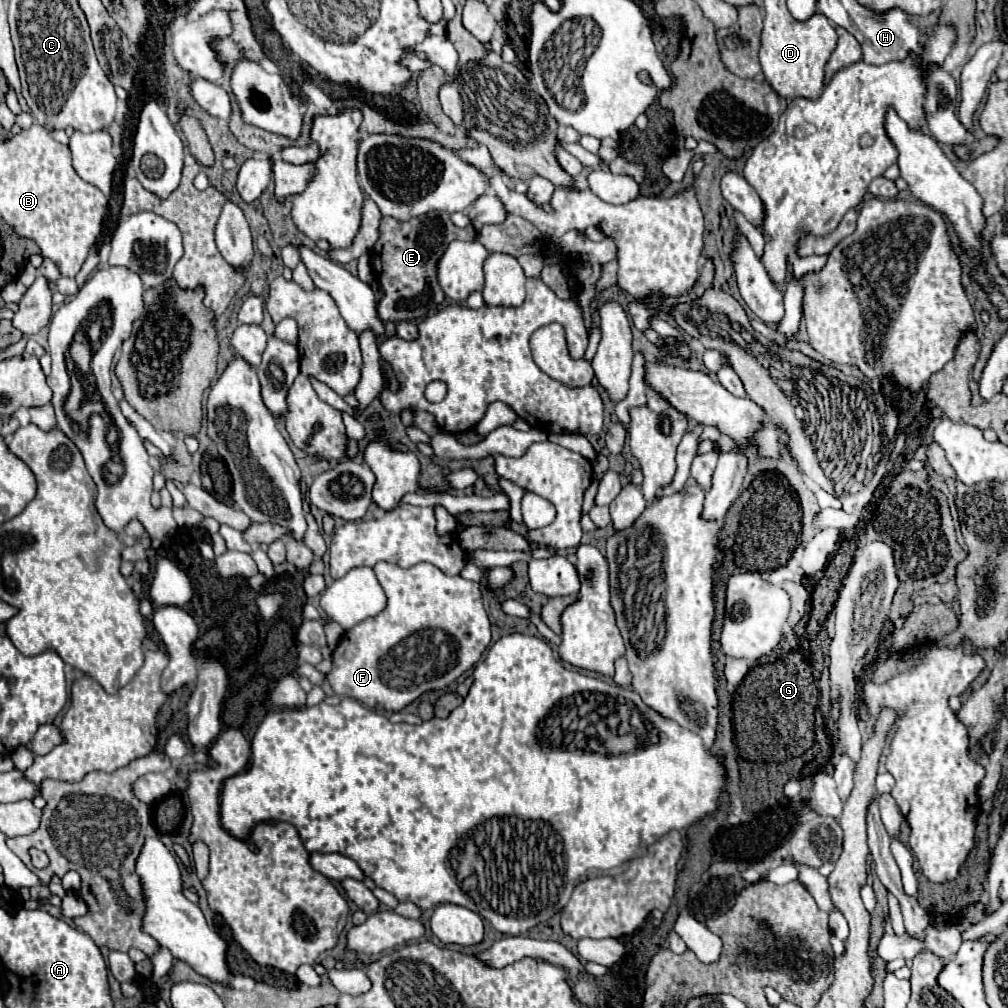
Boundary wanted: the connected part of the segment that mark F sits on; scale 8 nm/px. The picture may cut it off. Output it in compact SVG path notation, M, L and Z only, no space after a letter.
M382 561L374 571L388 597L388 607L378 617L362 621L362 625L344 633L332 655L334 667L326 677L336 695L356 699L374 711L396 713L416 701L422 693L444 691L460 675L472 669L490 645L490 621L480 601L480 587L474 581L462 579L460 575L448 577L438 567L426 563L404 569Z

